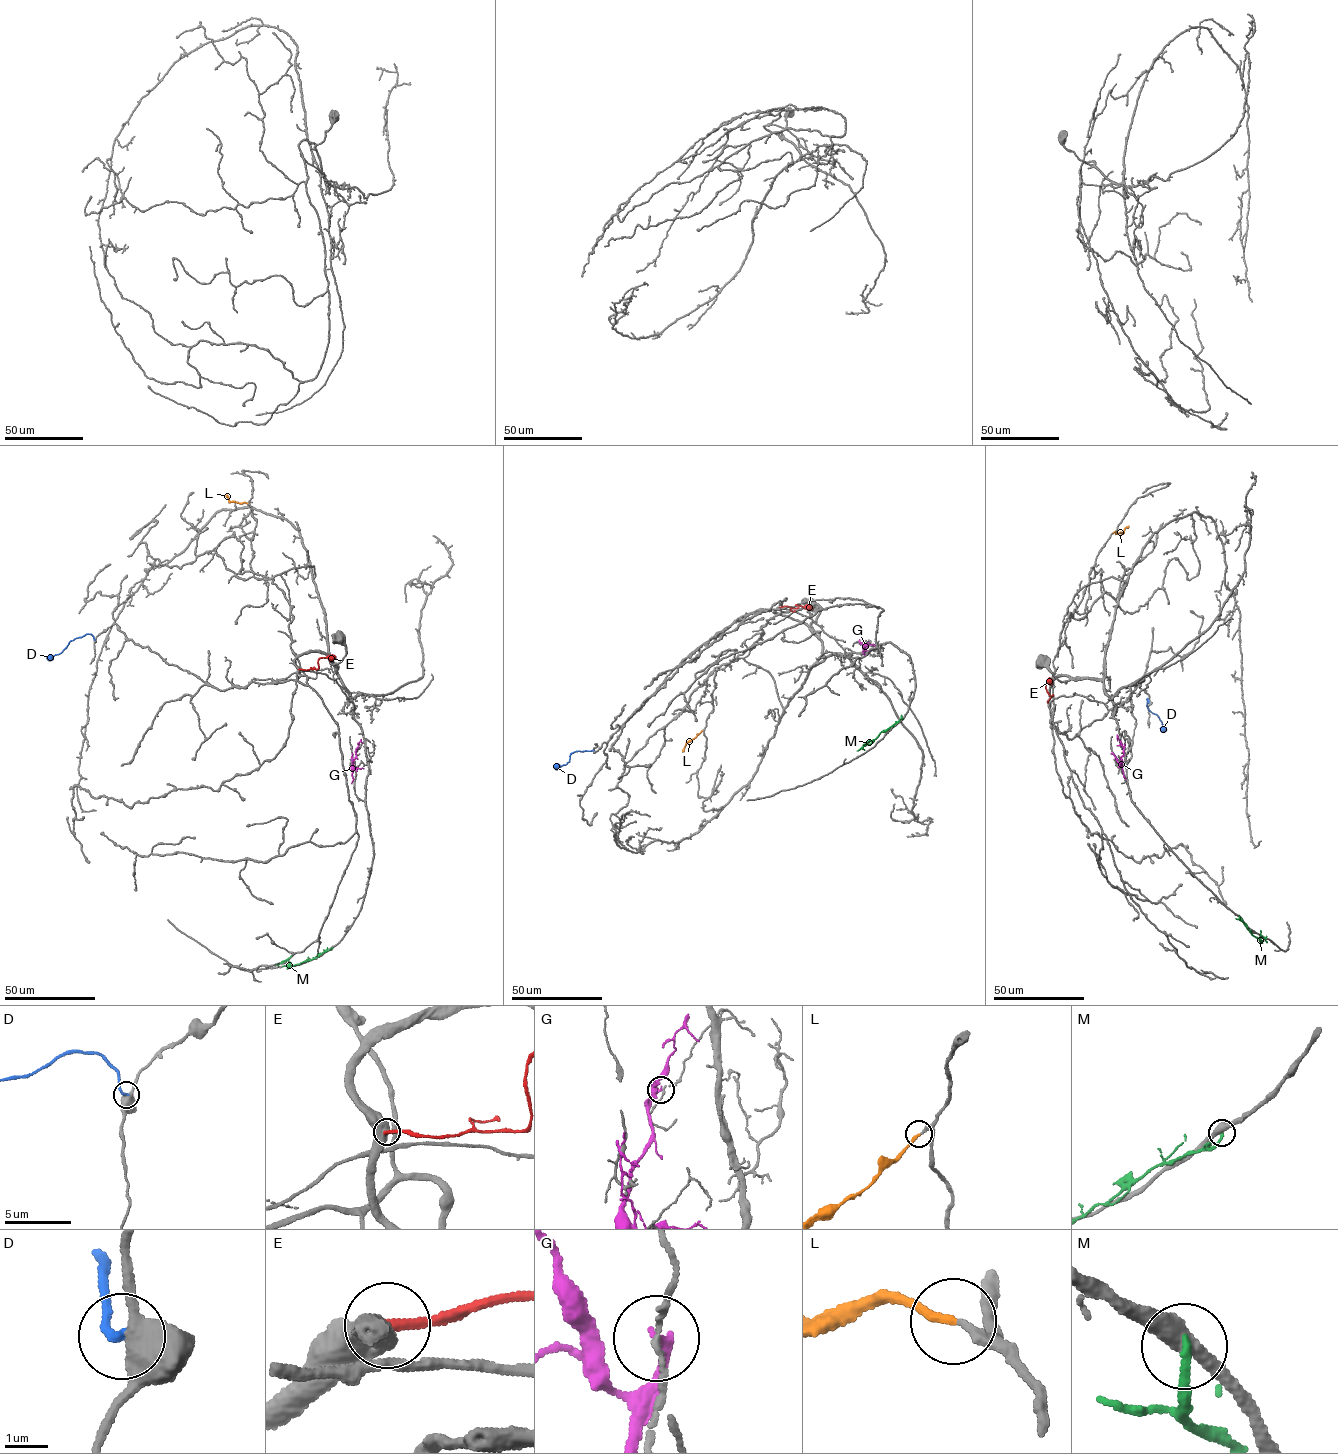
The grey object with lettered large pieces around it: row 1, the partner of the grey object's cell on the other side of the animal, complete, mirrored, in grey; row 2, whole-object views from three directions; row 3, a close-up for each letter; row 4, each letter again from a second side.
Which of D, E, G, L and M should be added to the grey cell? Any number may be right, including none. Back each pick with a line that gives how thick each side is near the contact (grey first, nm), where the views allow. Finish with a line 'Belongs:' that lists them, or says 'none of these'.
L: Thickness 170 nm (grey) against 200 nm
Belongs: L

